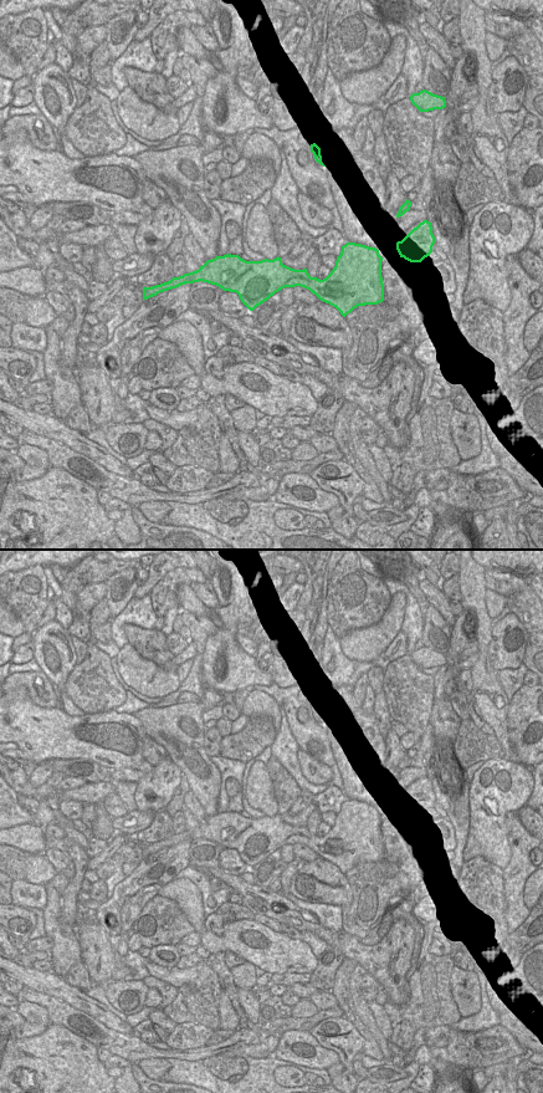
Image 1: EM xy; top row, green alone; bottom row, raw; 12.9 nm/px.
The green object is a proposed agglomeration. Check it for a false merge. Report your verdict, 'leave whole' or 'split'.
leave whole

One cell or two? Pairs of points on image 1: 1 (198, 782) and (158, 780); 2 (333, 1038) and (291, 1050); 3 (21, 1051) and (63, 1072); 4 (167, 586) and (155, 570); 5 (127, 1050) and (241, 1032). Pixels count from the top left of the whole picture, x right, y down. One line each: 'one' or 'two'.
1: two
2: two
3: one
4: two
5: one

